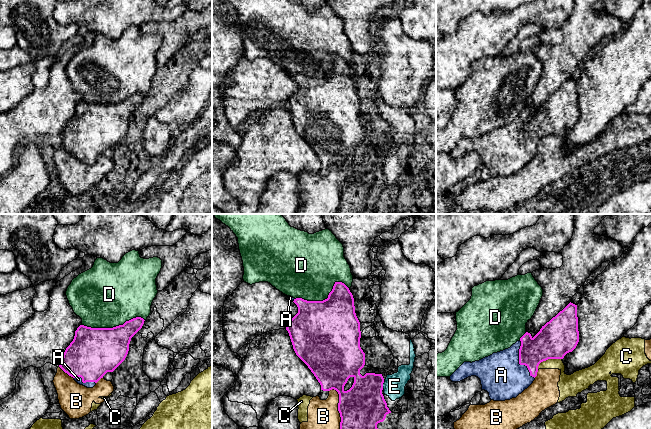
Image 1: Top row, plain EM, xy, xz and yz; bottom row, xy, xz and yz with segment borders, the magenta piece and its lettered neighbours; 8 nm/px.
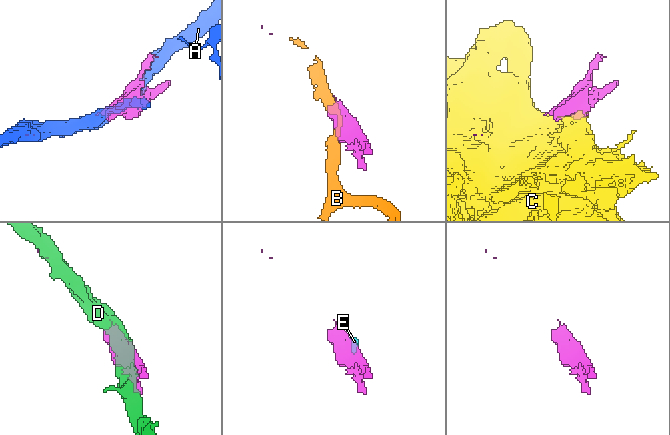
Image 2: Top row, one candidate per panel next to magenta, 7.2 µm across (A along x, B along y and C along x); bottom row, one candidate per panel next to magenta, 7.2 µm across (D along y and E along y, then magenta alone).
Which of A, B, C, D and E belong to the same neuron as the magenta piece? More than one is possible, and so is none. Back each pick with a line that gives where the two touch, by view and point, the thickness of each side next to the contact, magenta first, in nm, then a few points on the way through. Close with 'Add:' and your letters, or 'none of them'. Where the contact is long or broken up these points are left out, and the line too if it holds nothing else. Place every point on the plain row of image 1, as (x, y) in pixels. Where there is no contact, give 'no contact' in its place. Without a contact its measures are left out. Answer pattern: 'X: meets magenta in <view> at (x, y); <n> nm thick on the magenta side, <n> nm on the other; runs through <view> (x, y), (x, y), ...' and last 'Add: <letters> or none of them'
A: meets magenta in yz at (519, 137); 220 nm thick on the magenta side, 340 nm on the other
Add: A

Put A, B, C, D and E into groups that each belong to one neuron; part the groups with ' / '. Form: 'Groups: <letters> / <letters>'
Groups: A / B / C / D / E

